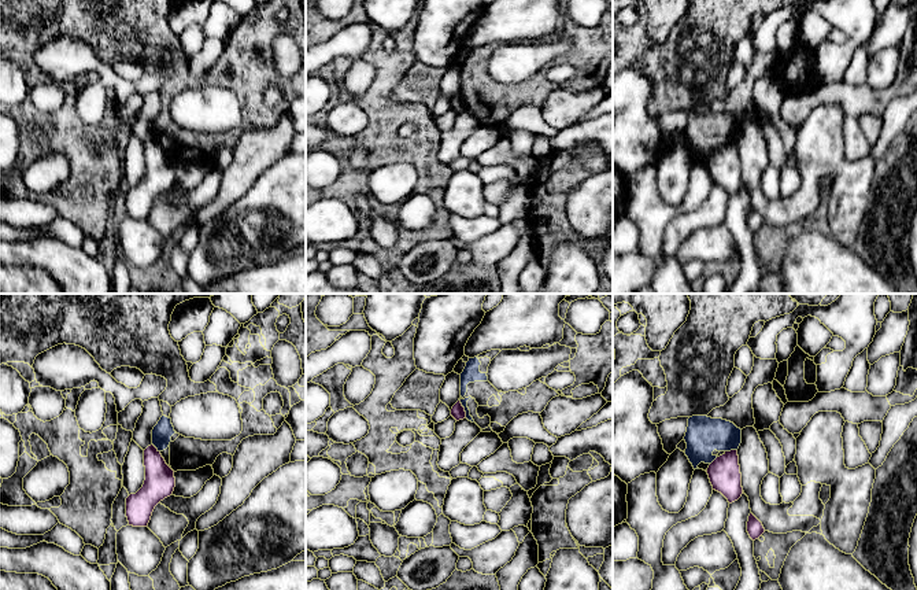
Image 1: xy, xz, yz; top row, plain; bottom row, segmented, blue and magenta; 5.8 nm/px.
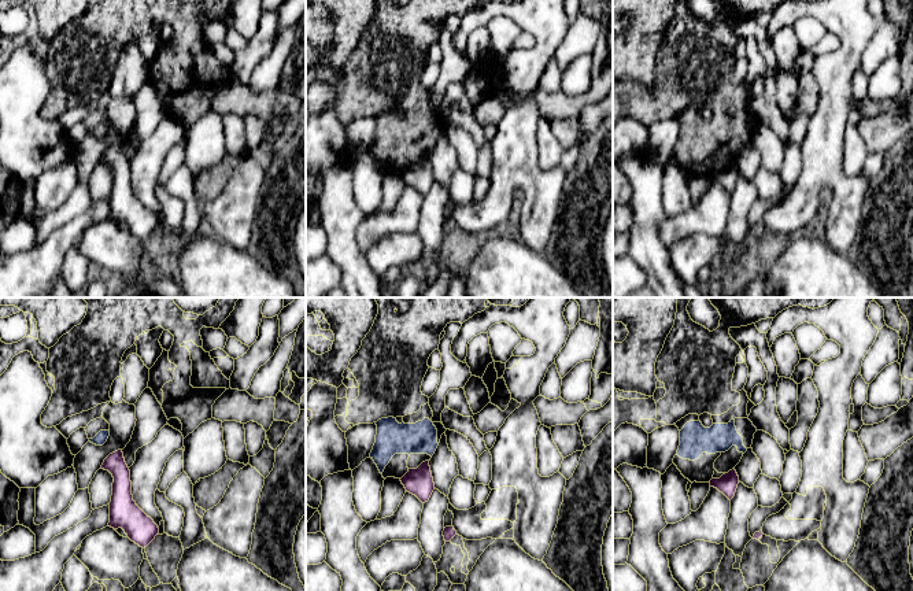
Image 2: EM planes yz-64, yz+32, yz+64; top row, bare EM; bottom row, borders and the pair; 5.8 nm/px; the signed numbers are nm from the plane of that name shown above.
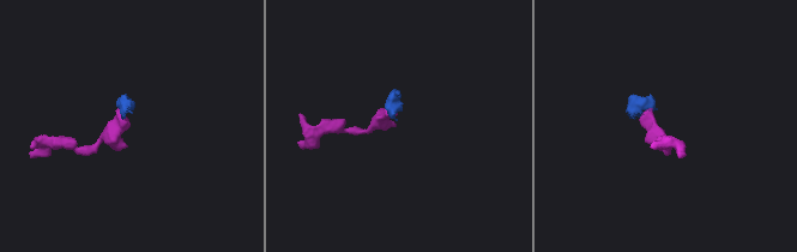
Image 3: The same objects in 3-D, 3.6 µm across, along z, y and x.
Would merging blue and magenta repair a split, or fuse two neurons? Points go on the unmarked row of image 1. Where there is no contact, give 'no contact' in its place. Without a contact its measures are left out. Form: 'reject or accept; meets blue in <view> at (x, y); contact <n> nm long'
reject; meets blue in xz at (465, 102); contact 120 nm long

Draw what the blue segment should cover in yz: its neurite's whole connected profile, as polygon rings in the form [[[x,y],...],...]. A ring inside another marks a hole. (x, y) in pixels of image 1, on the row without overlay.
[[[692,108],[684,129],[685,148],[694,162],[707,163],[720,144],[737,143],[742,136],[742,122],[733,115],[707,108]]]

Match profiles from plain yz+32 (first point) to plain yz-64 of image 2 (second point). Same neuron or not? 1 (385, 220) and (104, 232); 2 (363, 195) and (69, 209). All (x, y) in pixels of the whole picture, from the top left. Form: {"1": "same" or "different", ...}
{"1": "different", "2": "different"}

